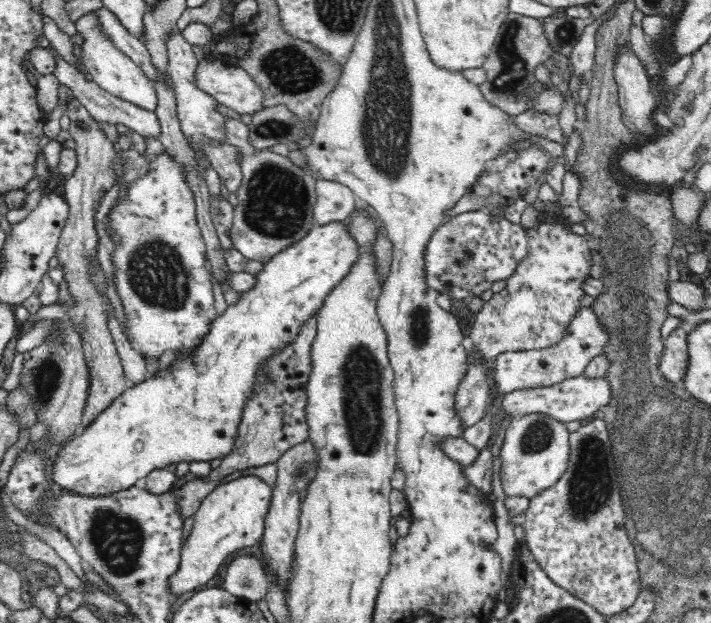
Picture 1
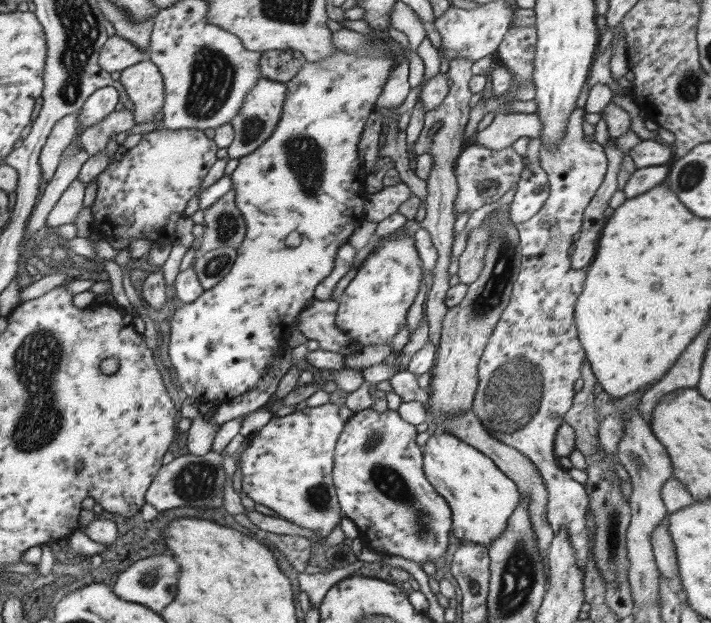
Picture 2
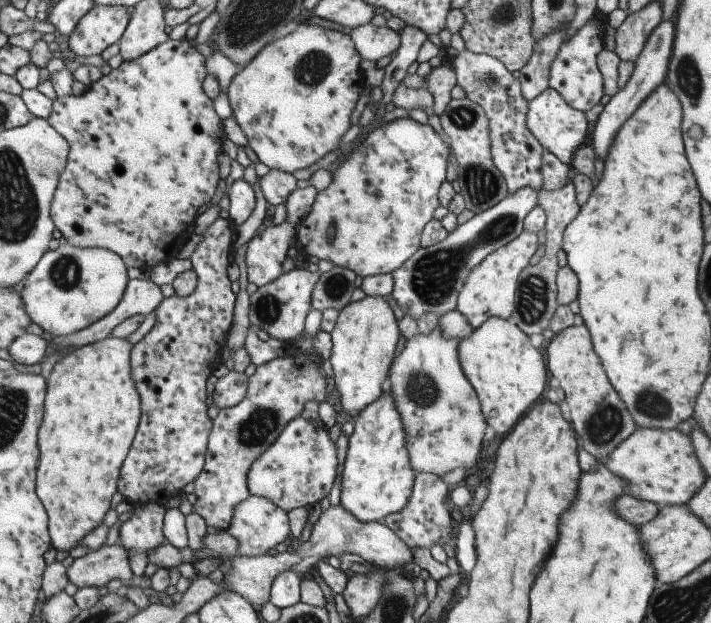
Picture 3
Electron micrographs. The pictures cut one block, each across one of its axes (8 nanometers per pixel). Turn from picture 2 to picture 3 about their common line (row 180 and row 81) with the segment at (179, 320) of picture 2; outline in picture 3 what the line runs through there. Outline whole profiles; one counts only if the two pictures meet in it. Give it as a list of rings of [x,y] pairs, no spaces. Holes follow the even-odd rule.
[[[304,22],[303,24],[300,23],[299,26],[287,36],[277,39],[269,43],[265,48],[262,48],[262,50],[254,56],[253,60],[250,60],[246,66],[240,68],[232,82],[230,82],[227,94],[230,99],[234,119],[236,119],[236,122],[240,125],[240,129],[242,129],[244,135],[246,135],[248,144],[256,154],[257,160],[264,163],[270,169],[294,174],[297,170],[314,166],[318,160],[322,160],[326,154],[334,151],[338,144],[340,144],[341,138],[352,126],[350,117],[356,108],[360,94],[365,86],[365,78],[360,69],[360,62],[360,54],[354,50],[354,44],[352,44],[352,40],[350,40],[350,35],[344,34],[344,32],[330,30],[330,28],[322,28],[322,26],[318,26],[318,24],[308,24]]]

